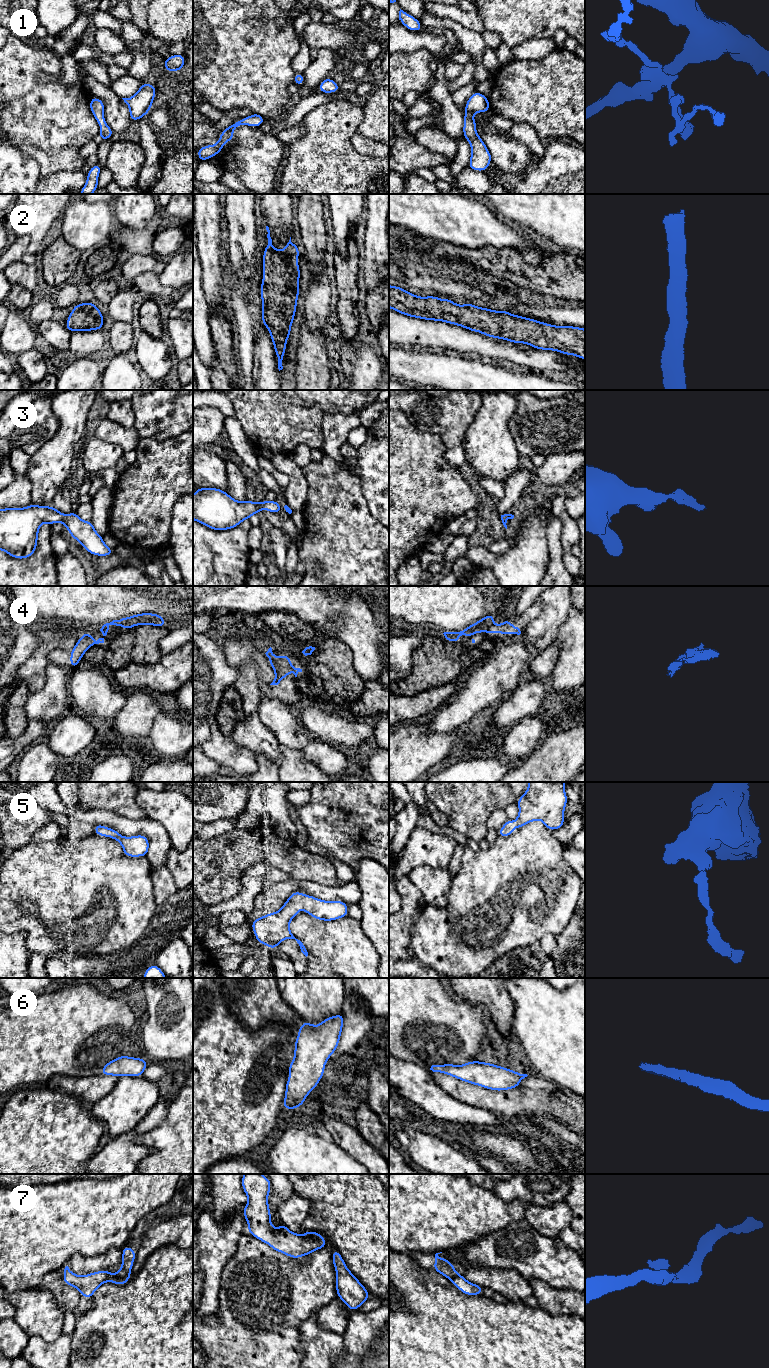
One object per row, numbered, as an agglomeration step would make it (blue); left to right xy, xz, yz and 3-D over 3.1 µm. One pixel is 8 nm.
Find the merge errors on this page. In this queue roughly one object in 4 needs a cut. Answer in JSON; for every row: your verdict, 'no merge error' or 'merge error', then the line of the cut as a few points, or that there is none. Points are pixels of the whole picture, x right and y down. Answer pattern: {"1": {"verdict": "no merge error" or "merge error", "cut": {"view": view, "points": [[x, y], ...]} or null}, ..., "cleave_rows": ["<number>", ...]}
{"1": {"verdict": "no merge error", "cut": null}, "2": {"verdict": "no merge error", "cut": null}, "3": {"verdict": "no merge error", "cut": null}, "4": {"verdict": "no merge error", "cut": null}, "5": {"verdict": "no merge error", "cut": null}, "6": {"verdict": "no merge error", "cut": null}, "7": {"verdict": "merge error", "cut": {"view": "xz", "points": [[306, 1236], [322, 1237]]}}, "cleave_rows": ["7"]}

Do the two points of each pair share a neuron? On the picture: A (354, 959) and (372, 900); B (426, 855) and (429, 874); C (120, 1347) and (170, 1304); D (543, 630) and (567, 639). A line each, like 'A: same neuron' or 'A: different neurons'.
A: different neurons
B: different neurons
C: same neuron
D: different neurons

